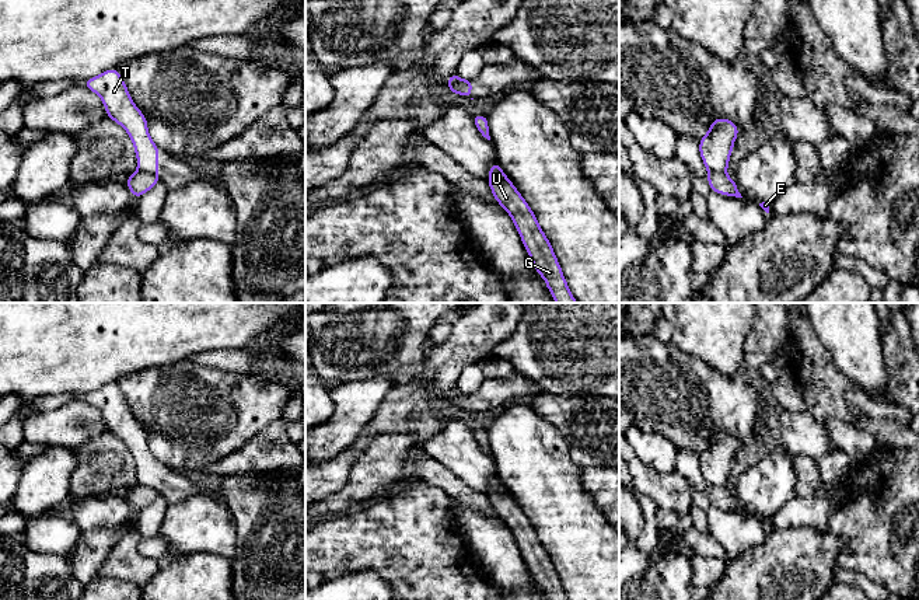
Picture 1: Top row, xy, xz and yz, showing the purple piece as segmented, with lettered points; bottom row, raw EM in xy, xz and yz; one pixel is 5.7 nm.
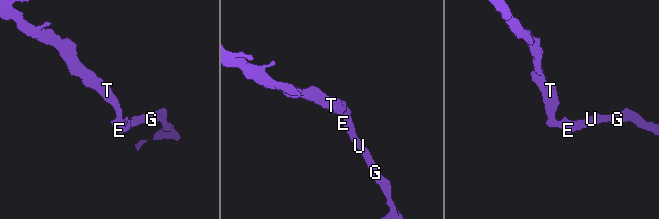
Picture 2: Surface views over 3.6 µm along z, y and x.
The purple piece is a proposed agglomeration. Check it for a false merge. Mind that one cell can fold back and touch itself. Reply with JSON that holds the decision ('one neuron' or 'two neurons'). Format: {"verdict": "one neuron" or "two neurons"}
{"verdict": "two neurons"}

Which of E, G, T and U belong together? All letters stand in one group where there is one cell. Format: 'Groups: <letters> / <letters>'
Groups: E G U / T

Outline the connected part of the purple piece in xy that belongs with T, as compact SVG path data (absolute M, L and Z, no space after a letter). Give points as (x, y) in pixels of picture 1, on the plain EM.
M108 383L83 398L101 411L106 430L127 446L134 460L137 484L157 491L158 460L151 454L147 433L133 416L118 383Z

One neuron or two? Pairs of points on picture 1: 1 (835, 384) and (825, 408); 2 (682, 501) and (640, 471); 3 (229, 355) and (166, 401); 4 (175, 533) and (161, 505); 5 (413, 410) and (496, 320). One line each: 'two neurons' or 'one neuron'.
1: one neuron
2: one neuron
3: two neurons
4: two neurons
5: one neuron

